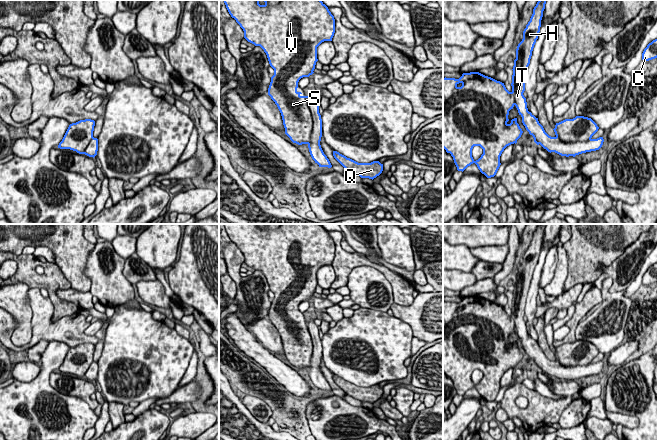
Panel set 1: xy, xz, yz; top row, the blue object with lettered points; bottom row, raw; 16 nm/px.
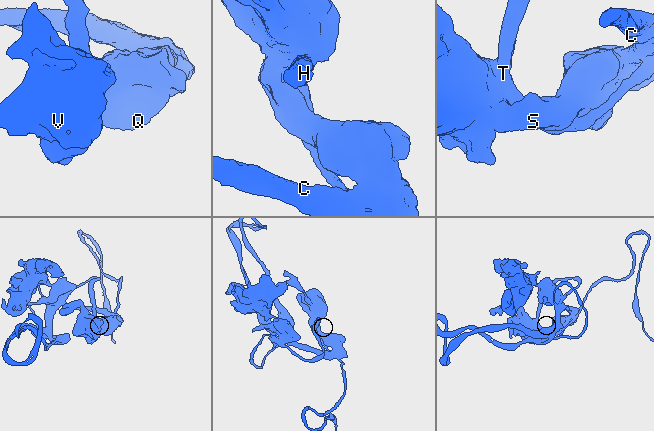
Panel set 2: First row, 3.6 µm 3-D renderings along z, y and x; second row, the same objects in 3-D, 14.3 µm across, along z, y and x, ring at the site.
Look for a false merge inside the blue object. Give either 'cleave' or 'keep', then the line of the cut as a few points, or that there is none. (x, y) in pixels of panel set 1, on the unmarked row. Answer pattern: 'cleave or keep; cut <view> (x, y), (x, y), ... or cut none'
keep; cut none

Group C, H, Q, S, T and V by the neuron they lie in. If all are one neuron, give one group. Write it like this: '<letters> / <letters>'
C H Q S T V

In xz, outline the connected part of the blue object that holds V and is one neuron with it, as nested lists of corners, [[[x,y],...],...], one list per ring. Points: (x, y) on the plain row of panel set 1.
[[[223,224],[232,242],[240,249],[244,255],[244,262],[260,270],[267,279],[270,290],[274,293],[274,299],[268,312],[268,319],[277,329],[283,344],[285,358],[293,367],[298,369],[307,368],[312,383],[319,391],[331,392],[332,389],[324,378],[320,365],[322,361],[322,343],[319,337],[318,326],[314,322],[314,317],[309,316],[307,320],[302,320],[297,315],[298,306],[303,301],[312,299],[317,283],[317,271],[324,265],[332,265],[335,257],[335,243],[328,231],[321,224],[263,224],[264,229],[259,228],[259,224]]]

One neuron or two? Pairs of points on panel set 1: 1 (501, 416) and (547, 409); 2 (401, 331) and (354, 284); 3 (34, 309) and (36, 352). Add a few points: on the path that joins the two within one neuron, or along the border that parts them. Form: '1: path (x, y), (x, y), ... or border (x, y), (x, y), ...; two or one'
1: border (501, 407), (509, 418); two
2: border (360, 306), (386, 312); two
3: border (48, 341), (39, 340), (27, 351); two

